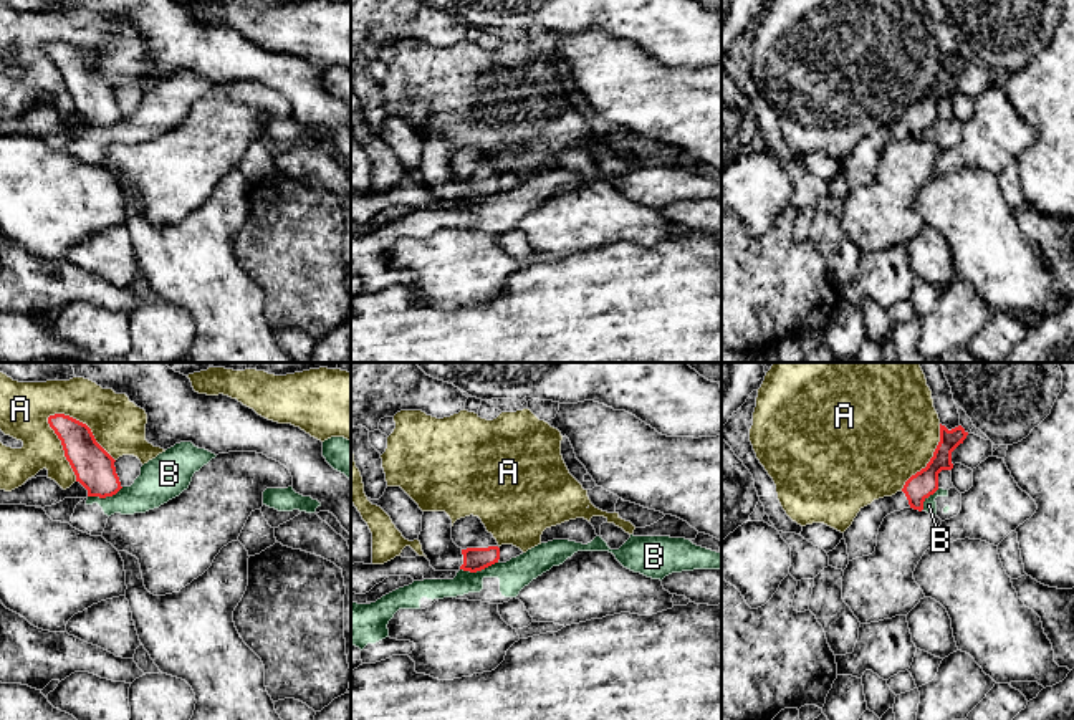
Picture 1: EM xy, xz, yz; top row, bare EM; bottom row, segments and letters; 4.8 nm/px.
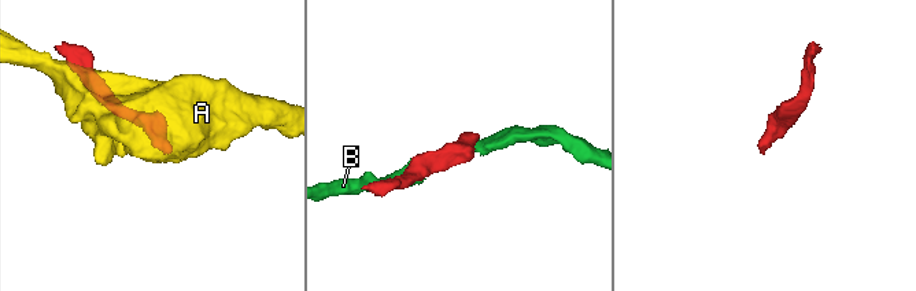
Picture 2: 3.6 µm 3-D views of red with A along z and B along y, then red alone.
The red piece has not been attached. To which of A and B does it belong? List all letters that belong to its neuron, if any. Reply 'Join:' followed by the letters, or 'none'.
Join: none

